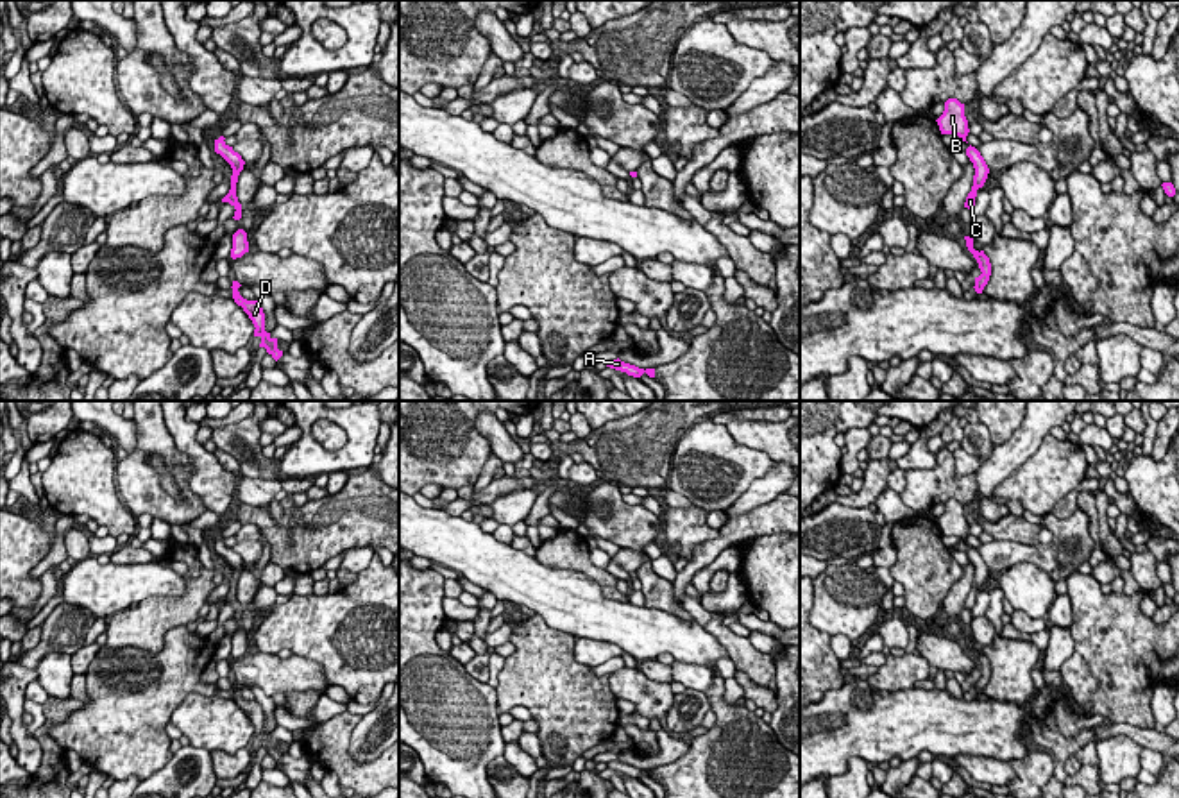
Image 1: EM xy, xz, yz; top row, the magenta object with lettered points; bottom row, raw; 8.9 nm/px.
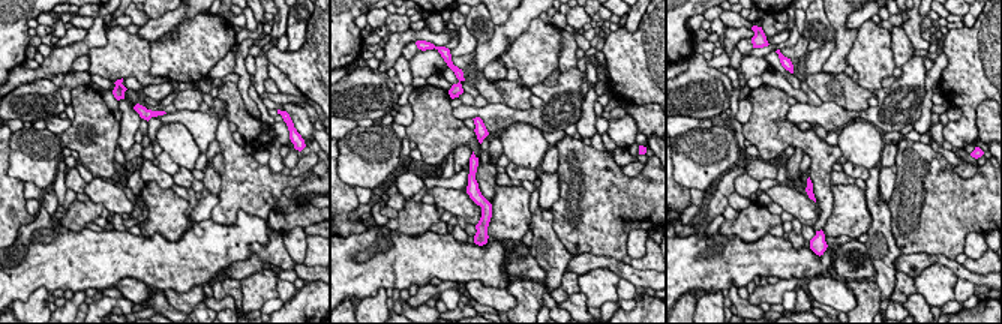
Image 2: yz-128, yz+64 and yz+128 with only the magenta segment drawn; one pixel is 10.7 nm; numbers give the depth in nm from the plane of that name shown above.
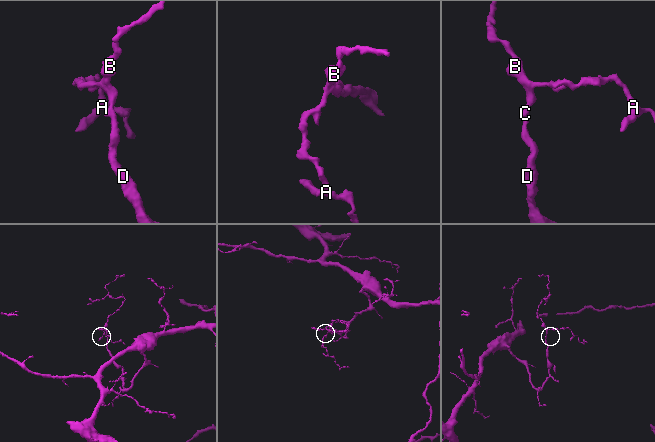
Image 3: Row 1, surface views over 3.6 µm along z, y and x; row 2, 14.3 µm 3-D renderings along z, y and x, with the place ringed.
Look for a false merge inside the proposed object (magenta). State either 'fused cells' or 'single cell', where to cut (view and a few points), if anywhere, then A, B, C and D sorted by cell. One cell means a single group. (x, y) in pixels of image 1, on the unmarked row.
single cell; cut none; groups A B C D

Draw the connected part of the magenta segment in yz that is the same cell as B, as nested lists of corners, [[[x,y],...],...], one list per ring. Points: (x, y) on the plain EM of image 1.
[[[948,499],[945,503],[945,512],[936,522],[941,535],[955,535],[959,540],[966,542],[970,533],[968,521],[964,517],[964,505],[961,505],[957,499]]]

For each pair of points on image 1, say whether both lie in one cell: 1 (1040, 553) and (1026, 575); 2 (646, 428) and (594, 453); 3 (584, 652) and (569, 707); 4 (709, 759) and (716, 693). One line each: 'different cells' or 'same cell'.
1: different cells
2: same cell
3: different cells
4: same cell

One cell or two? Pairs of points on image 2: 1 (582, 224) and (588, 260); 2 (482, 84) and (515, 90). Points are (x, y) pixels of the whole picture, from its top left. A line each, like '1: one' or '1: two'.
1: two
2: one

